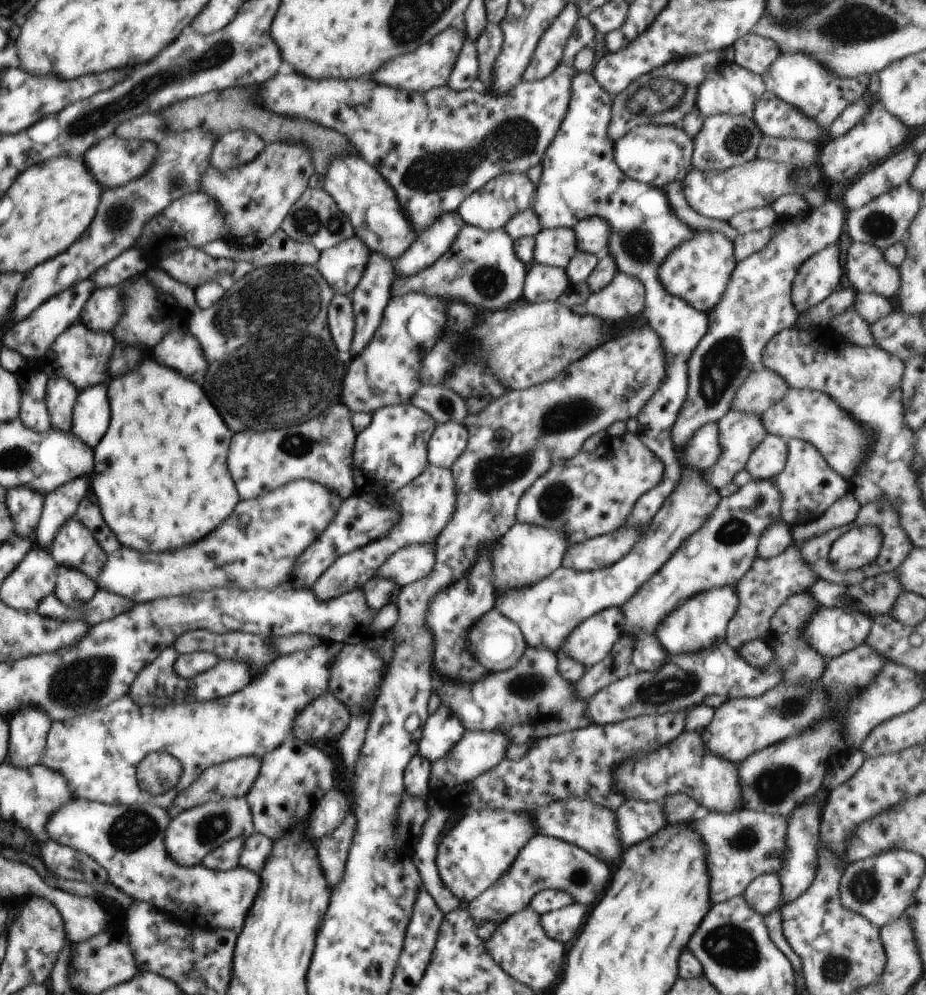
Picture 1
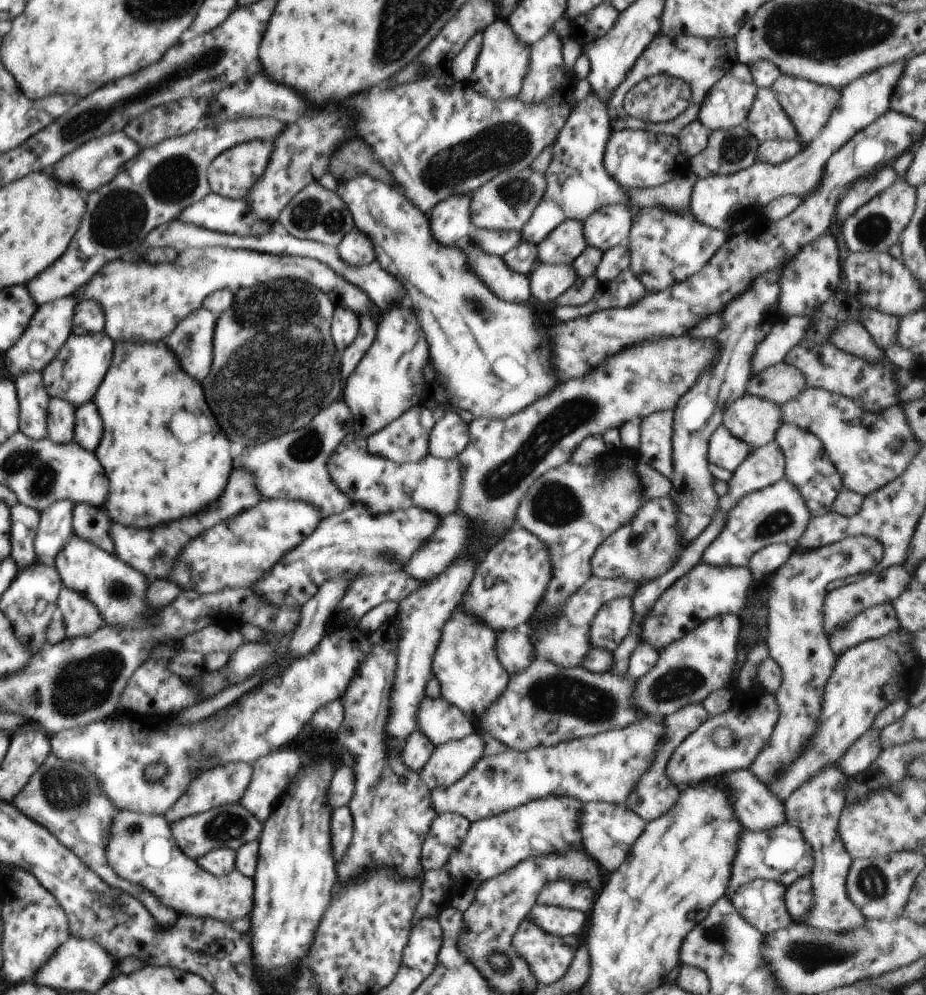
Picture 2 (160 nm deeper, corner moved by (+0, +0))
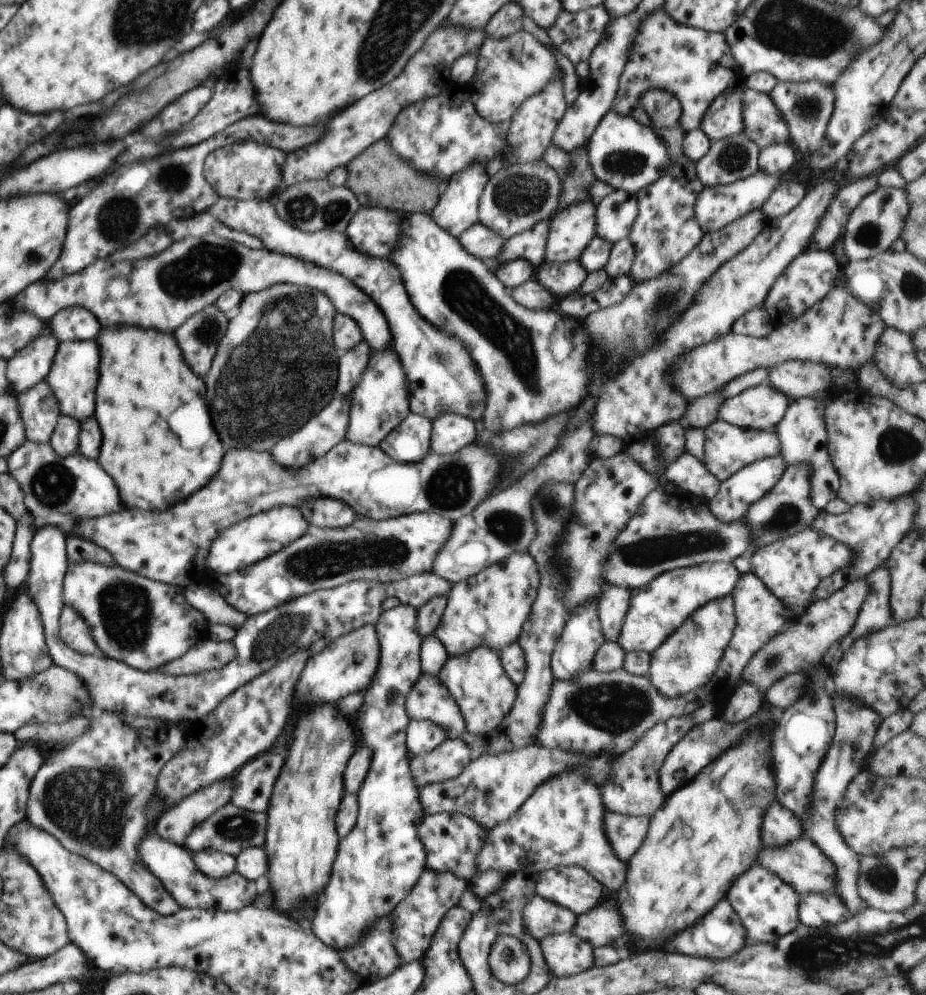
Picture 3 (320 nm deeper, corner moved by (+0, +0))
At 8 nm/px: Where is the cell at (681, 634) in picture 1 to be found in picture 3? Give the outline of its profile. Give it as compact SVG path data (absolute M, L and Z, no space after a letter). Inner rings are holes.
M733 562L702 563L659 574L646 586L631 590L629 609L617 641L626 653L644 651L651 655L701 606L715 598L731 595L740 575Z

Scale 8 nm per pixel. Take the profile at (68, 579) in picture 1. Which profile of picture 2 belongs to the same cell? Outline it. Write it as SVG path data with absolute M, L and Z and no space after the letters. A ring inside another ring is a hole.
M62 587L57 607L63 614L62 622L68 639L90 636L103 626L99 610L85 596L69 588Z

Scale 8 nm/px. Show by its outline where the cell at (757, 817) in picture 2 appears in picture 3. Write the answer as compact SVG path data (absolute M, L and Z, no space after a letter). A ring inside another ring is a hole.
M772 804L764 818L764 844L766 847L787 845L802 836L801 822L780 804Z

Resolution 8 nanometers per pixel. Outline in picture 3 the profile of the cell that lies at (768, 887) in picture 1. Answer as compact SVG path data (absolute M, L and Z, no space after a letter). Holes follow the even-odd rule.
M760 863L752 865L731 886L725 898L732 905L737 916L740 917L741 925L745 928L748 942L746 945L774 943L802 925L798 912L802 895Z

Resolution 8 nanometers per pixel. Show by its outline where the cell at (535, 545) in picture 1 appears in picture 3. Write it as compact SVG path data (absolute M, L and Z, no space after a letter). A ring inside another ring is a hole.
M512 554L502 562L481 570L477 575L454 583L447 596L447 608L435 630L435 635L443 642L449 658L465 655L482 645L500 654L505 646L516 643L530 616L540 583L538 566L530 554Z

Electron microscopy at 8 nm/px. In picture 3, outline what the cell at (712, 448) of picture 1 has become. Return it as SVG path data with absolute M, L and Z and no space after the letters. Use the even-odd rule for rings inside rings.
M720 418L705 428L703 463L720 482L753 462L776 455L781 455L781 442L775 431L742 428Z

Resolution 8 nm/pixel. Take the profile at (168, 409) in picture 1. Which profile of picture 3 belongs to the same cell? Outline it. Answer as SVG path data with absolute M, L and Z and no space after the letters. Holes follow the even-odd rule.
M120 326L120 328L102 328L96 342L100 346L100 378L96 390L94 418L102 428L102 446L100 446L102 450L97 461L118 484L120 498L128 508L164 510L168 506L174 506L178 500L206 486L210 478L216 474L220 460L224 456L220 438L216 438L218 432L210 418L207 401L198 398L206 394L206 384L200 376L196 376L188 368L172 334L162 334L158 330L142 330L134 326Z

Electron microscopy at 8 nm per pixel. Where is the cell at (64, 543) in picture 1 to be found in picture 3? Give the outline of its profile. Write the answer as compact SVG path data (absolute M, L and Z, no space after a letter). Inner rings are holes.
M79 561L74 564L66 571L63 580L63 601L86 621L94 642L104 657L126 662L128 666L138 670L156 671L172 658L180 658L182 654L186 654L192 644L208 638L206 617L186 602L182 588L138 576L115 563L110 566L96 561Z

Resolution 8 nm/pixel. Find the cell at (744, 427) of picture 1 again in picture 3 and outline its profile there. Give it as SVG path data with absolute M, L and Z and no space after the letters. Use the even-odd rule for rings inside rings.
M769 382L724 400L719 418L742 428L776 432L788 405L789 398Z

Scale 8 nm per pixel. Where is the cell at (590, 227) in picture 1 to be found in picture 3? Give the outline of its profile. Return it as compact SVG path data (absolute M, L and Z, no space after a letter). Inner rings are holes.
M614 190L596 206L595 234L613 245L629 236L638 213L635 195Z

